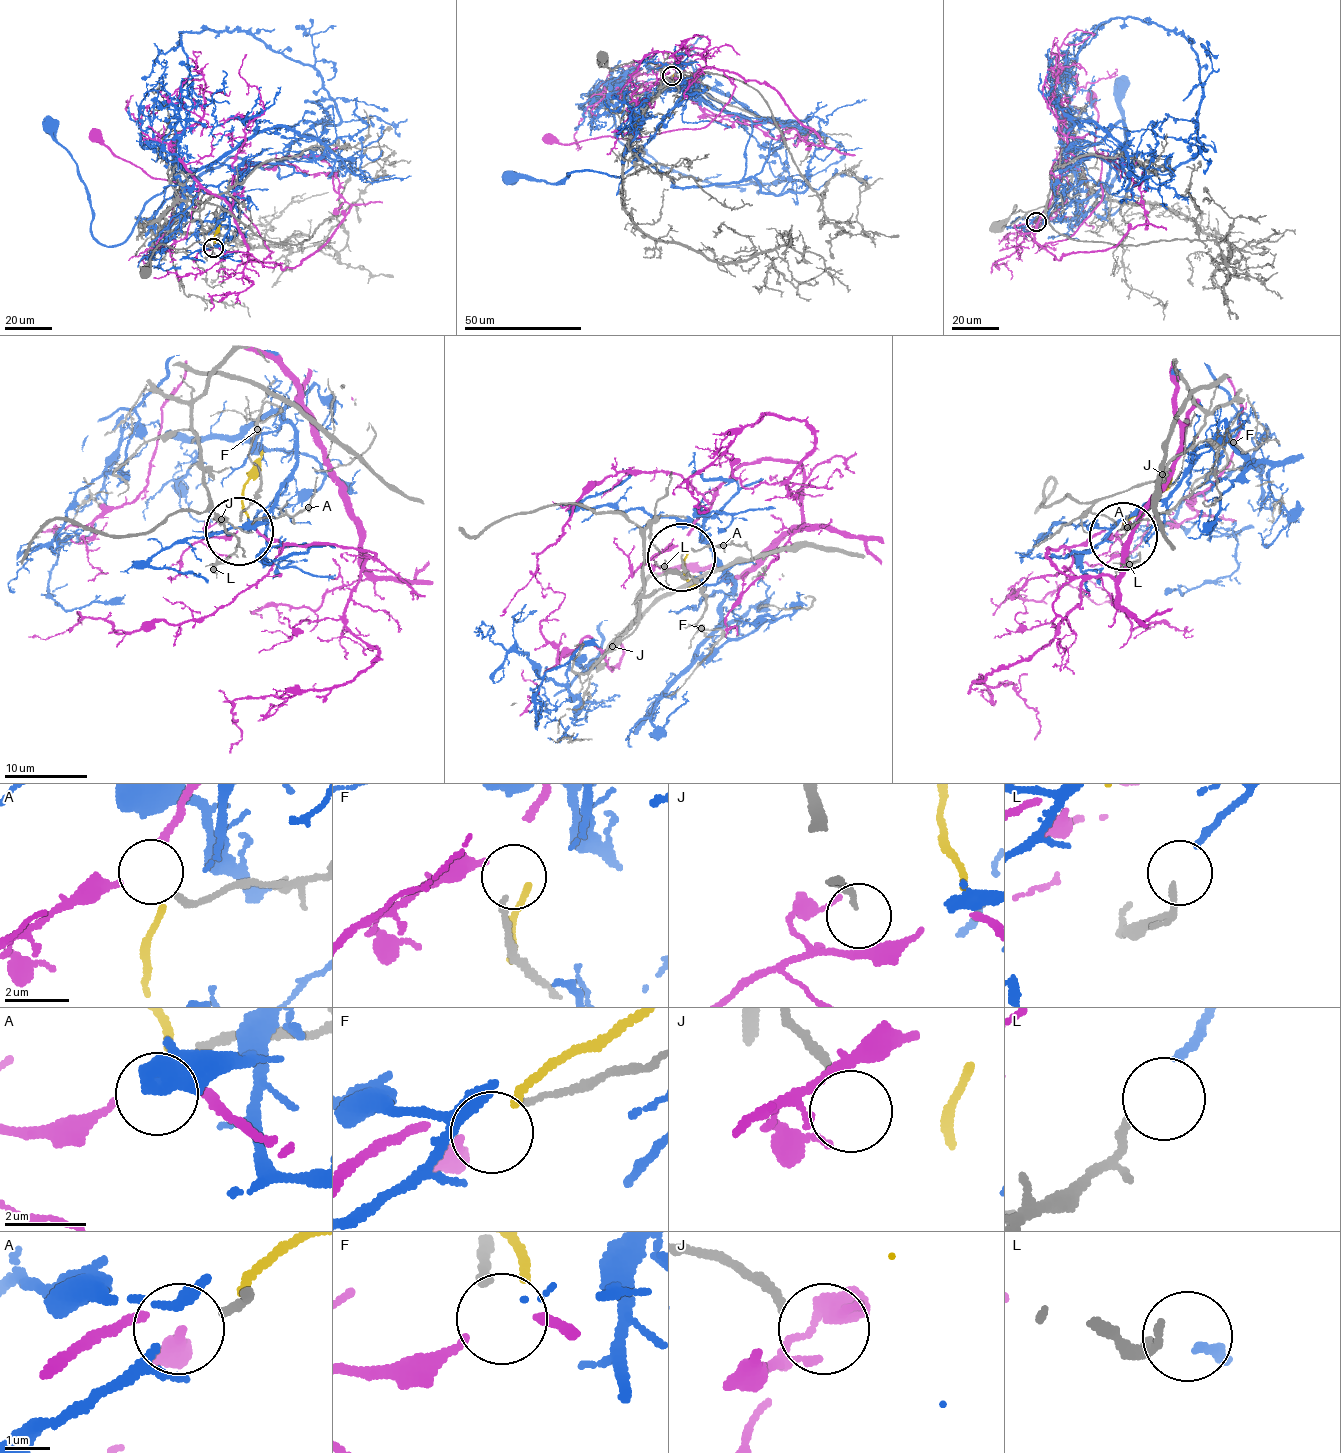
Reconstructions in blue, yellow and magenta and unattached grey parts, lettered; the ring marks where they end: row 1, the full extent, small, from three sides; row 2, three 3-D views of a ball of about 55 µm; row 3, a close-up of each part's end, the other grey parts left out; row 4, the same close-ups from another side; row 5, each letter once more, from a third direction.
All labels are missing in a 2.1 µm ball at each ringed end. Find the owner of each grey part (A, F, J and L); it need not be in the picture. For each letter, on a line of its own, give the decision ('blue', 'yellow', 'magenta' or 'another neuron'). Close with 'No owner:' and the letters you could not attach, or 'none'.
A: another neuron
F: magenta
J: another neuron
L: blue
No owner: A, J

